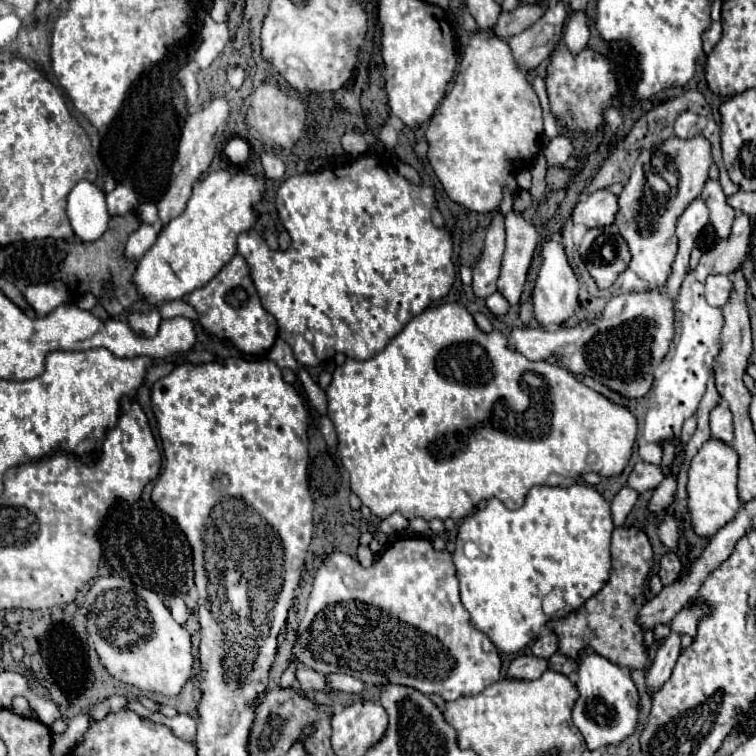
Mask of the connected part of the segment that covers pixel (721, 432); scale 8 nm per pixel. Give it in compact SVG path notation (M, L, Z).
M719 401L719 405L711 411L711 435L727 443L733 441L733 415L725 401Z

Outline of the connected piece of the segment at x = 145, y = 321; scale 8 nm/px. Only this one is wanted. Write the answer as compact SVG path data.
M157 309L149 311L149 313L133 313L129 315L129 325L131 329L141 335L141 337L155 337L157 329L159 329L159 323L161 323L161 315Z

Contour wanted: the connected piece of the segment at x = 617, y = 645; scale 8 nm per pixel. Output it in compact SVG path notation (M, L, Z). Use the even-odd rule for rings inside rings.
M615 527L611 537L611 577L605 587L587 599L577 613L567 613L547 623L549 629L559 633L559 651L577 657L581 649L591 649L605 655L609 661L625 669L647 669L649 653L643 647L643 631L635 617L645 603L645 583L653 567L653 551L647 535L635 527Z

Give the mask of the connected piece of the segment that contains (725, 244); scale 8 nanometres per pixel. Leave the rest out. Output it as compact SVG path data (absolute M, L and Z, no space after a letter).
M739 213L735 219L735 225L731 229L731 237L727 241L719 241L713 249L709 249L701 255L699 265L695 269L697 281L705 283L707 275L711 275L711 273L729 275L731 269L735 269L735 265L741 265L747 255L749 235L751 235L749 215Z

